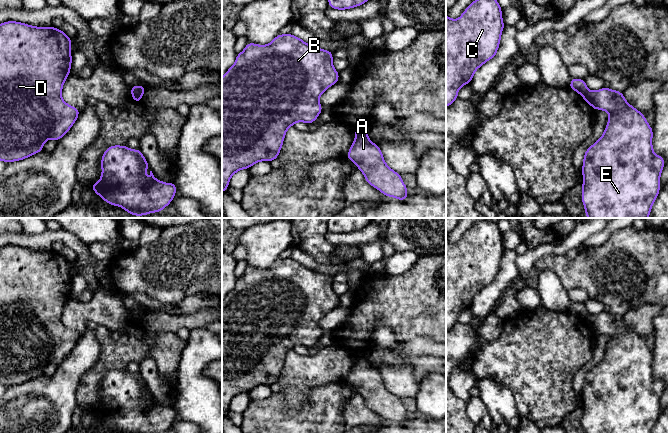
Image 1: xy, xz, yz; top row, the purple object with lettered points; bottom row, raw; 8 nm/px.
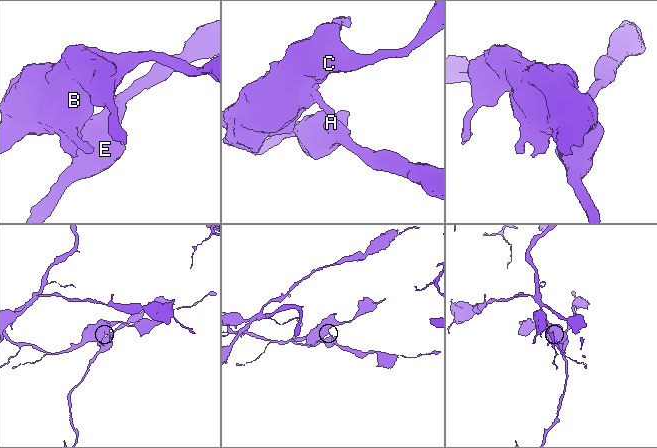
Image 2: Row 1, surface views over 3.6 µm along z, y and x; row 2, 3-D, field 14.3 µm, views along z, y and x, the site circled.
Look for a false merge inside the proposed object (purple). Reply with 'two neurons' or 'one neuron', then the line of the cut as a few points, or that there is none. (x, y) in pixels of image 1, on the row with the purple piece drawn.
two neurons | xy (142, 94), (132, 96)

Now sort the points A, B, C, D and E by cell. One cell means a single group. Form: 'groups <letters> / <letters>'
groups A E / B C D

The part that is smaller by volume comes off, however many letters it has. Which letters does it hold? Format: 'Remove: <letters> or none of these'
Remove: A, E

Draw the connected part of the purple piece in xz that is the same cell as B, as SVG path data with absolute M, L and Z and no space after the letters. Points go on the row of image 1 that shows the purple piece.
M290 33L277 35L271 43L259 45L247 42L245 49L238 53L235 63L227 70L222 77L222 193L229 187L231 177L242 169L249 169L260 161L271 162L278 158L281 151L287 130L296 122L312 124L322 112L322 105L319 103L320 96L332 85L338 83L339 72L332 64L333 52L311 46L297 36Z

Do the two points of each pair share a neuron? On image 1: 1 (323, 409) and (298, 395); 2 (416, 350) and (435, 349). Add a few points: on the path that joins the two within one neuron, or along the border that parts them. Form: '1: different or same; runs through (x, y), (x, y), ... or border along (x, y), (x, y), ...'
1: different; border along (324, 385), (311, 388), (294, 414), (286, 413)
2: same; runs through (421, 349), (430, 349)

